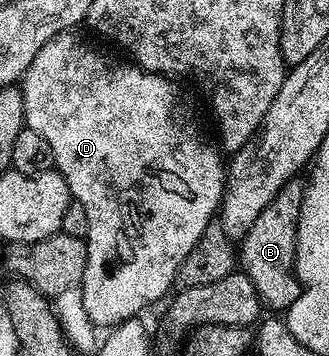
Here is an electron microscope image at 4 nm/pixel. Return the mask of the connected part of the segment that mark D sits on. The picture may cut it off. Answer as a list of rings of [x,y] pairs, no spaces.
[[[65,32],[54,36],[44,45],[42,52],[34,56],[34,64],[30,64],[22,79],[24,120],[27,129],[38,132],[46,140],[46,144],[50,144],[56,161],[55,169],[59,170],[66,180],[73,199],[80,202],[82,208],[86,208],[86,217],[90,219],[90,232],[86,239],[88,244],[86,272],[82,276],[79,287],[84,291],[86,312],[90,316],[92,325],[97,328],[111,328],[128,318],[137,317],[141,313],[139,310],[154,305],[168,289],[172,290],[176,286],[176,273],[182,260],[190,256],[190,248],[198,244],[198,236],[202,236],[202,232],[206,232],[206,228],[217,217],[220,201],[224,198],[226,181],[226,166],[223,161],[220,163],[221,151],[204,139],[203,132],[196,127],[195,120],[188,115],[188,110],[184,107],[179,92],[176,91],[177,83],[171,77],[143,70],[131,61],[123,61],[112,62],[110,55],[87,46],[76,32]]]

